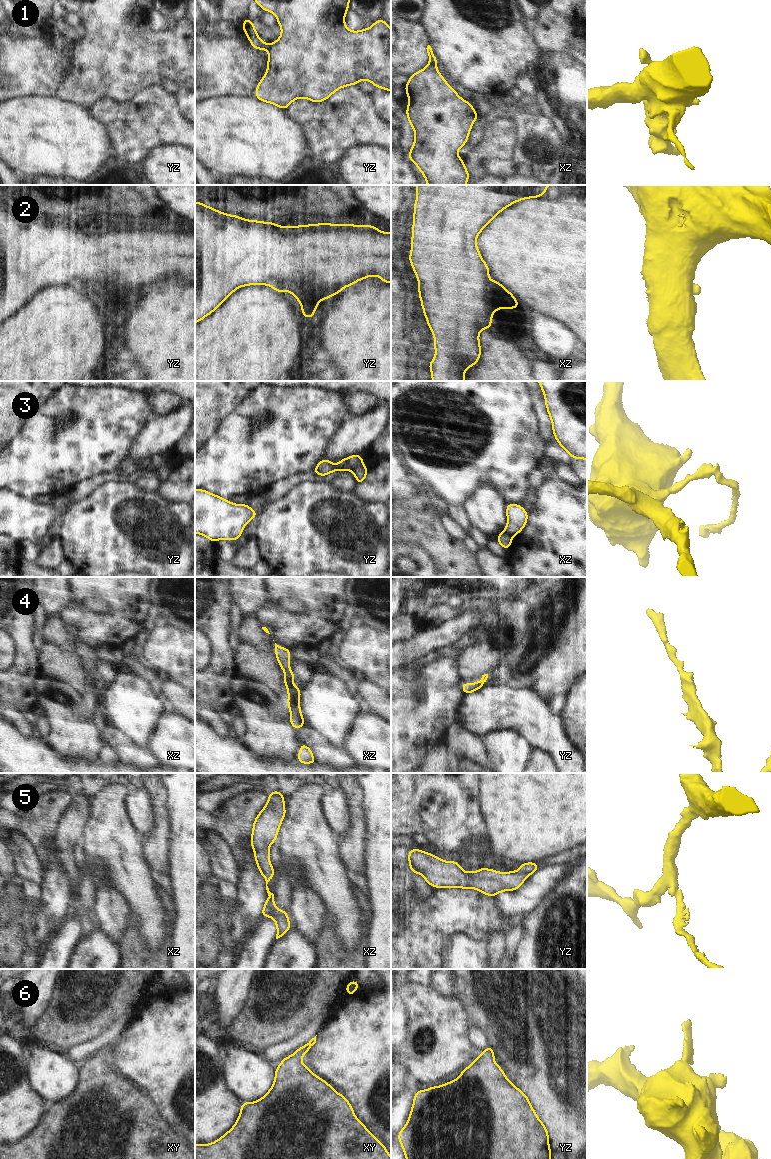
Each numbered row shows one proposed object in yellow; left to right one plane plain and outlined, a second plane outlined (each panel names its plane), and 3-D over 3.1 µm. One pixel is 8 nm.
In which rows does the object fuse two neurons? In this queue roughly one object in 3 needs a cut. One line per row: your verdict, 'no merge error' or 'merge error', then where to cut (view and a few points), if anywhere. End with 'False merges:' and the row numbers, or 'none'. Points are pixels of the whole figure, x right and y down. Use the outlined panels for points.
1: merge error; cut in xz along (429, 63), (435, 66)
2: no merge error; no cut
3: merge error; cut in yz along (347, 458), (349, 469)
4: no merge error; no cut
5: no merge error; no cut
6: no merge error; no cut
False merges: 1, 3

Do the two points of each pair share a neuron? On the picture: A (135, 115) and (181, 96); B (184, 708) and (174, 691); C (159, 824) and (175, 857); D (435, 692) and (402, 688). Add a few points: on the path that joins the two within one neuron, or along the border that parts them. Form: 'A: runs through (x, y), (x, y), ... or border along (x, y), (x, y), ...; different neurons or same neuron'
A: border along (174, 95), (178, 109), (184, 118); different neurons
B: runs through (184, 704), (177, 695); same neuron
C: border along (168, 818), (169, 865); different neurons
D: runs through (426, 701), (423, 704), (415, 704), (408, 697); same neuron

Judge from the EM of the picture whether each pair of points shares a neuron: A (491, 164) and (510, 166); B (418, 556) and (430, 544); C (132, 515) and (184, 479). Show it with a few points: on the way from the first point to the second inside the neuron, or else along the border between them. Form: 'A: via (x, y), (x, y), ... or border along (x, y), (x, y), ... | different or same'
A: via (496, 166), (505, 166) | same
B: border along (403, 541), (418, 543), (428, 553), (434, 566) | different
C: border along (158, 489), (168, 500), (182, 501), (184, 503) | different

